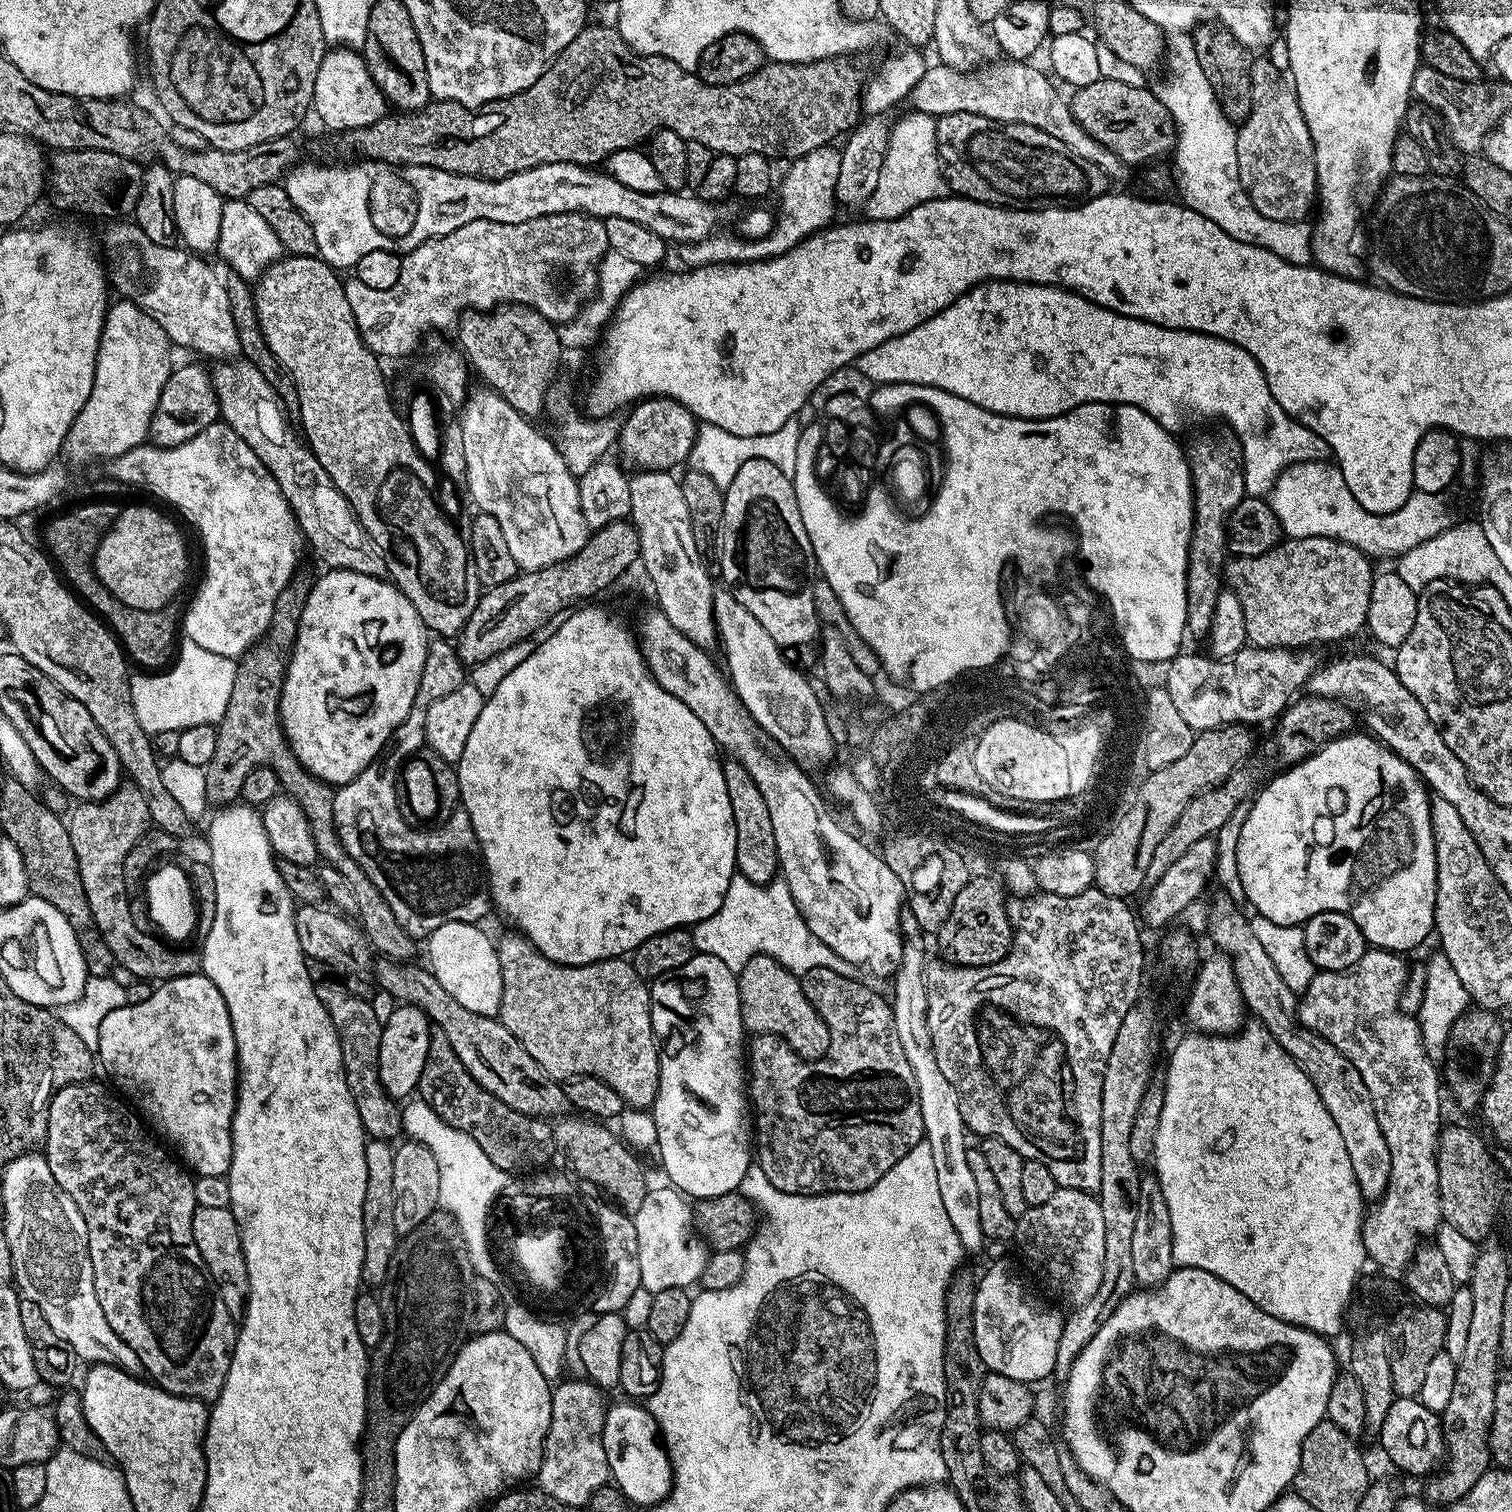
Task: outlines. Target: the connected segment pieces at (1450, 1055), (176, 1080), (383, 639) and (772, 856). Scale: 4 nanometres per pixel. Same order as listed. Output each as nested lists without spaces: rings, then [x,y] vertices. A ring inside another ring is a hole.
[[[1473,1007],[1457,1018],[1444,1044],[1442,1076],[1446,1081],[1447,1091],[1449,1088],[1453,1098],[1464,1108],[1475,1109],[1488,1089],[1489,1077],[1496,1069],[1496,1055],[1504,1037],[1505,1025],[1500,1024],[1500,1020],[1501,1017],[1489,1009]]]
[[[203,974],[165,980],[159,986],[153,987],[150,998],[146,998],[146,1002],[138,1002],[137,1004],[127,1003],[124,1007],[116,1009],[105,1016],[104,1019],[102,1019],[101,1028],[98,1030],[97,1046],[99,1063],[101,1065],[104,1063],[105,1070],[116,1079],[117,1085],[115,1084],[115,1087],[117,1089],[120,1087],[121,1090],[119,1089],[119,1091],[131,1101],[135,1111],[139,1113],[153,1129],[156,1127],[157,1130],[165,1136],[163,1139],[167,1141],[173,1149],[176,1147],[177,1150],[180,1151],[181,1157],[179,1156],[179,1159],[183,1161],[196,1176],[227,1176],[230,1158],[232,1157],[232,1119],[234,1118],[234,1106],[236,1105],[236,1078],[238,1069],[236,1066],[234,1030],[230,1026],[230,1014],[226,1010],[226,1002],[222,998],[218,986],[214,986],[214,982],[210,982],[210,978]]]
[[[333,568],[325,573],[325,576],[315,577],[306,598],[306,606],[302,610],[296,644],[292,647],[286,678],[280,688],[280,725],[284,727],[288,743],[292,745],[298,762],[302,762],[302,766],[306,766],[306,770],[310,770],[310,774],[314,774],[319,780],[339,786],[358,778],[358,774],[362,774],[362,770],[366,770],[366,766],[370,766],[383,753],[392,739],[392,731],[399,726],[402,718],[406,718],[406,714],[410,714],[410,706],[414,706],[414,694],[418,694],[418,682],[422,678],[422,662],[426,662],[430,633],[425,628],[418,610],[414,610],[410,598],[406,598],[406,594],[402,594],[400,589],[387,579],[341,568]]]
[[[731,758],[723,761],[724,777],[726,778],[726,794],[730,796],[730,806],[734,811],[735,822],[735,862],[737,873],[744,875],[756,884],[769,884],[777,877],[779,864],[777,862],[777,846],[774,841],[774,828],[770,821],[770,810],[766,807],[766,800],[758,791],[758,786],[754,786],[754,778],[746,771],[746,766],[742,766],[737,760]]]

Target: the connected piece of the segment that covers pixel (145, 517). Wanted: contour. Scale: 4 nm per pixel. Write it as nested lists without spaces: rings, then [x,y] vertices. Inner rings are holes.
[[[132,504],[129,508],[119,509],[117,520],[102,537],[96,548],[94,569],[97,579],[114,598],[135,610],[157,611],[171,605],[176,600],[176,591],[184,584],[184,575],[188,572],[188,548],[179,526],[170,517],[163,516],[148,504]]]

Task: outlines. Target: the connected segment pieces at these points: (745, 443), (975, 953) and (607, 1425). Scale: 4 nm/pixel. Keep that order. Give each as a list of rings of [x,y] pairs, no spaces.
[[[794,418],[790,422],[786,422],[786,426],[782,426],[782,430],[774,430],[774,434],[742,438],[738,434],[730,434],[728,431],[722,430],[722,426],[700,424],[696,430],[692,448],[688,451],[687,467],[702,470],[702,474],[706,474],[711,480],[718,482],[718,486],[722,489],[728,488],[730,482],[734,482],[734,474],[738,474],[742,462],[750,462],[754,458],[774,462],[774,466],[778,466],[791,477],[794,474],[794,457],[798,454],[798,434],[801,427],[801,421]]]
[[[973,875],[966,886],[954,898],[954,906],[946,918],[946,922],[938,933],[940,952],[949,960],[949,965],[962,968],[981,968],[987,964],[997,964],[1012,949],[1012,923],[1008,917],[1006,888],[994,875]]]
[[[621,1399],[621,1404],[616,1404],[604,1413],[604,1429],[602,1430],[602,1446],[606,1446],[606,1462],[611,1483],[621,1490],[628,1488],[664,1488],[672,1487],[672,1463],[668,1461],[668,1451],[661,1443],[660,1428],[656,1419],[643,1403],[633,1402],[631,1399]]]

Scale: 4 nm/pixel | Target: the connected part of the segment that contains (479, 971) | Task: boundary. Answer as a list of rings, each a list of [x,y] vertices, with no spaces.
[[[446,922],[446,926],[438,926],[438,930],[434,930],[426,940],[427,963],[446,989],[446,994],[462,1002],[466,1010],[474,1010],[474,1014],[483,1016],[499,1017],[502,1006],[502,966],[498,966],[494,940],[482,929],[480,924],[466,922]]]

